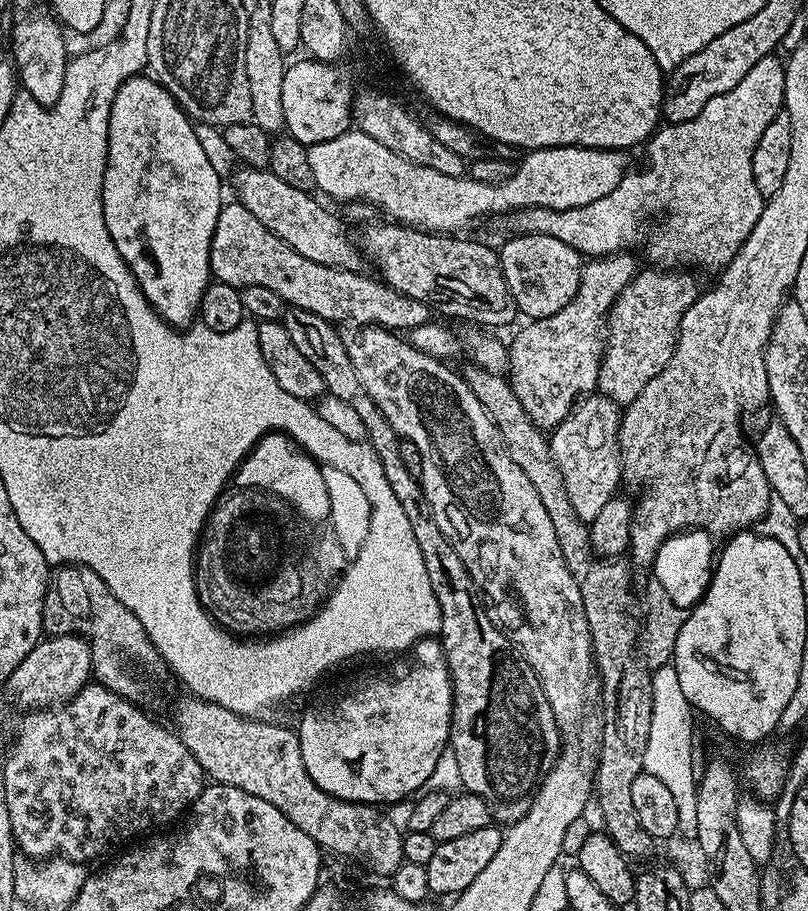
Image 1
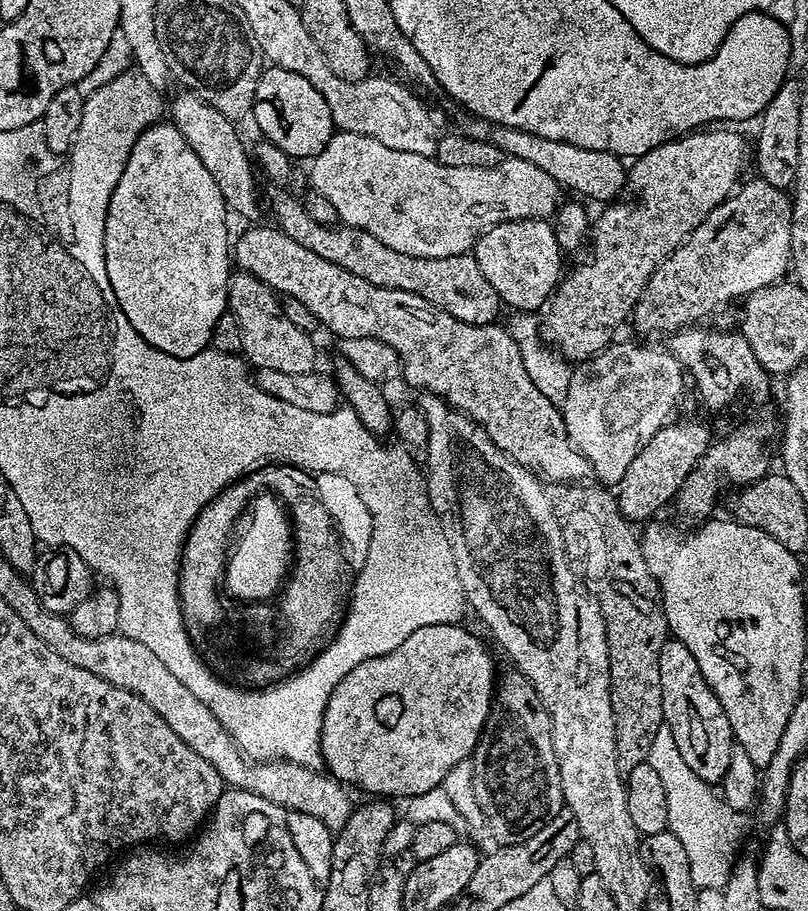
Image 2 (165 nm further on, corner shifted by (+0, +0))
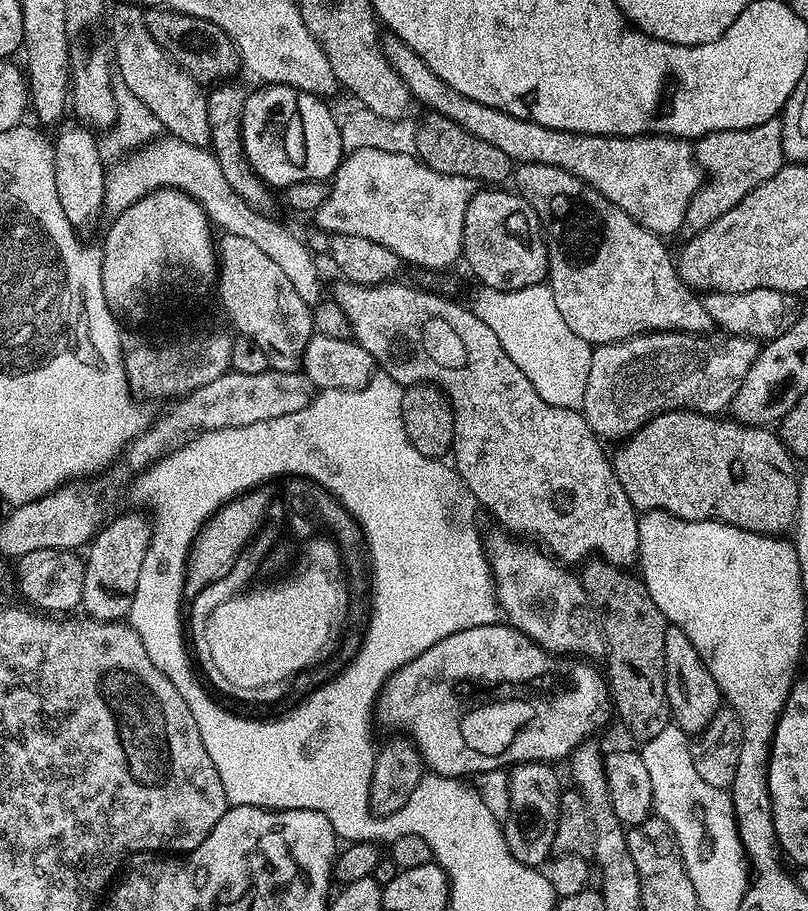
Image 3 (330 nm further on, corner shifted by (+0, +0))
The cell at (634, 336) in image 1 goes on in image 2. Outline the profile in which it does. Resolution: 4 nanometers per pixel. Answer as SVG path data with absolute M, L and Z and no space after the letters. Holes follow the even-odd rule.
M753 178L752 181L741 183L737 187L735 193L728 197L727 200L723 200L717 208L710 210L708 217L701 222L701 224L689 234L687 240L684 243L678 245L671 254L666 257L662 263L654 270L654 274L650 278L650 282L646 282L644 292L640 295L640 301L636 303L636 307L632 309L632 315L630 317L630 324L633 324L638 331L644 336L652 336L655 332L664 332L663 334L671 334L673 332L681 332L684 328L693 327L703 316L708 316L715 310L719 304L728 304L731 300L739 301L741 298L751 294L751 292L757 292L762 290L766 286L783 281L784 276L789 275L790 265L792 263L792 201L789 193L783 188L778 186L770 186L770 182L761 180L759 178Z

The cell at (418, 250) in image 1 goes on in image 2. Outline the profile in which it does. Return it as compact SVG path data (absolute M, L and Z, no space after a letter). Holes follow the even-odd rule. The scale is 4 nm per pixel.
M276 190L272 196L272 216L276 219L273 221L275 227L294 238L298 246L306 246L306 250L318 254L318 258L326 258L326 262L334 262L334 266L342 266L342 270L350 270L350 274L358 274L358 278L366 278L366 282L374 286L406 290L406 294L420 296L467 324L491 324L497 319L502 309L500 295L486 282L486 274L478 270L475 255L418 258L398 254L398 250L390 250L390 246L378 242L374 234L366 234L366 230L314 222L314 218L306 214L303 203L284 191L288 190Z

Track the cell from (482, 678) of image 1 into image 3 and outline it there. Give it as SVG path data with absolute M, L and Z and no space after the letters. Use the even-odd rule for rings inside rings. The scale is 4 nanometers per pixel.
M531 760L529 764L515 765L508 772L511 815L502 824L504 837L510 846L510 854L514 854L514 858L518 858L518 862L531 868L540 868L553 855L554 834L558 830L558 818L560 817L562 785L560 785L560 780L552 768L555 767L551 763Z

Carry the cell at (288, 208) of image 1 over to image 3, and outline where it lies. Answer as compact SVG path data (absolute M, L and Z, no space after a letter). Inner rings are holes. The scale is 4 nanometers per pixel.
M120 4L112 12L110 52L114 57L119 79L124 80L126 86L142 100L169 135L178 137L188 145L207 147L211 140L205 89L201 81L184 71L166 49L154 42L154 34L150 34L150 26L146 26L144 13L143 7L135 8L132 4Z

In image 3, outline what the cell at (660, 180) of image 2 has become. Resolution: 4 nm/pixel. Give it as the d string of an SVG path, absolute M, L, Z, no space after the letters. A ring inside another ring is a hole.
M776 118L753 128L722 130L721 132L712 132L708 136L699 137L695 141L694 151L696 163L699 164L701 173L706 179L701 183L700 189L696 191L690 206L686 210L683 231L688 232L688 234L706 230L706 226L710 226L710 222L722 218L722 214L726 214L726 210L730 210L735 204L742 202L742 198L746 198L746 194L750 194L750 190L754 190L762 181L774 178L774 174L778 174L778 170L783 168L786 163L782 154L782 126L779 119Z

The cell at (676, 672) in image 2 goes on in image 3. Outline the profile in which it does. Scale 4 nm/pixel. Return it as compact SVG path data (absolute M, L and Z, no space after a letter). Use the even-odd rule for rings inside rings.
M669 626L666 630L666 698L672 711L672 720L677 728L689 734L698 734L714 718L716 711L722 707L722 697L714 674L706 670L706 662L694 650L694 642L682 634L682 630Z

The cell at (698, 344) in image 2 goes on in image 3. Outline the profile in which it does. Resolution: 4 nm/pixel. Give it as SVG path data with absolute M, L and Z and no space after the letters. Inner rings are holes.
M522 164L515 169L515 191L538 214L540 229L544 231L544 244L548 248L548 274L546 283L554 294L559 312L587 344L599 346L616 340L629 340L645 332L694 332L704 334L713 327L710 314L706 314L703 299L680 277L677 261L668 253L661 237L646 230L626 210L614 206L610 198L598 194L586 182L558 166Z

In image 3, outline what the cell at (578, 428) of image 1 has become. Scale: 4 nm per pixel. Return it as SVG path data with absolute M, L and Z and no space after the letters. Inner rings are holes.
M645 332L629 340L593 347L590 378L586 382L586 398L582 409L586 422L597 437L627 438L648 420L664 412L687 410L705 414L720 414L731 405L734 394L750 370L761 345L751 338L731 334L697 334L694 332Z

